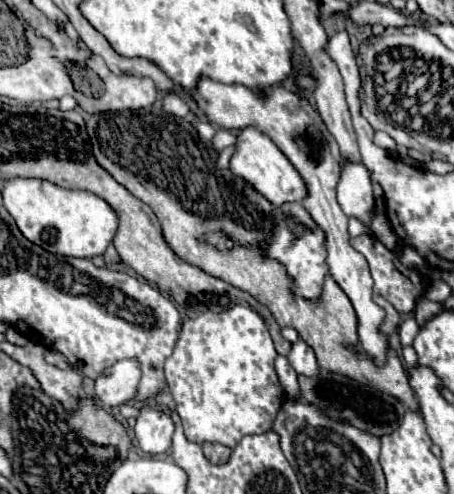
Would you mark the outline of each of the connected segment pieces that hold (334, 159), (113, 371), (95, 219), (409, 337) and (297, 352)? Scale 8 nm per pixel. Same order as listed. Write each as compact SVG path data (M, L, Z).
M201 79L201 87L197 87L197 95L193 95L193 99L199 103L207 119L219 127L237 131L245 127L257 127L283 151L289 163L299 171L307 187L307 197L301 203L309 211L309 215L313 215L317 225L325 231L325 245L329 247L329 273L355 307L359 319L361 347L377 365L385 363L389 343L387 335L379 333L379 325L385 317L385 311L371 299L373 279L369 275L369 265L365 263L365 257L357 255L357 251L349 247L347 215L341 211L335 193L341 173L341 151L333 135L327 131L321 115L305 97L301 97L295 91L287 91L285 87L273 87L265 91L265 97L259 97L253 95L253 91L245 91L245 87L225 87L223 83L209 83L209 79Z
M125 359L115 363L95 381L95 399L103 409L115 409L133 399L133 391L137 391L137 383L141 379L141 371L133 359Z
M9 179L3 187L5 209L15 219L19 231L35 245L49 253L65 257L95 257L103 255L119 229L119 217L111 205L79 189L65 189L45 179Z
M405 319L405 321L401 323L401 327L399 327L401 345L403 345L403 347L405 347L405 345L411 345L413 339L415 339L415 335L417 335L417 331L419 331L417 321L415 321L415 319Z
M299 339L291 345L291 351L289 351L287 359L299 375L317 375L317 371L319 371L315 353L303 339Z

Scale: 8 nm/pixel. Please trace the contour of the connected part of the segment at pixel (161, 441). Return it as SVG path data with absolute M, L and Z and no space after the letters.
M143 407L133 431L141 451L145 451L147 455L161 455L167 453L171 447L175 425L169 415L153 411L151 407Z

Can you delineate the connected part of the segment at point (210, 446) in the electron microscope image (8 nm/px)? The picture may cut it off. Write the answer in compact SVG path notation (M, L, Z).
M203 443L201 447L203 447L203 453L205 453L207 461L213 463L213 465L223 465L231 457L231 449L225 447L225 445L219 445L219 443Z

